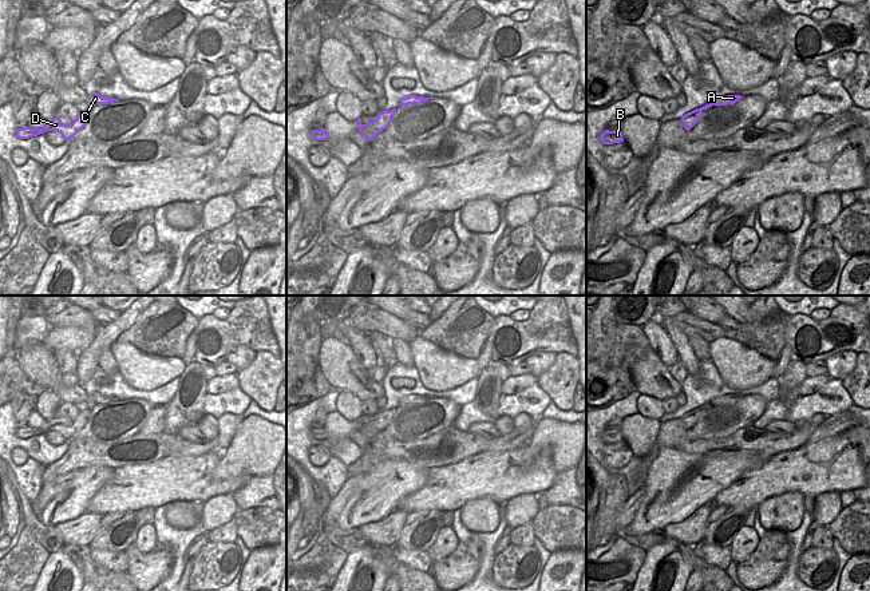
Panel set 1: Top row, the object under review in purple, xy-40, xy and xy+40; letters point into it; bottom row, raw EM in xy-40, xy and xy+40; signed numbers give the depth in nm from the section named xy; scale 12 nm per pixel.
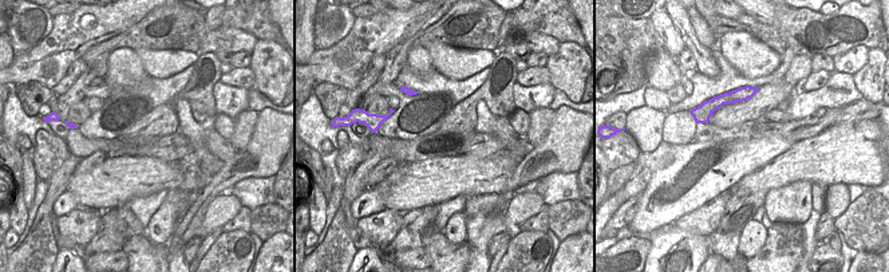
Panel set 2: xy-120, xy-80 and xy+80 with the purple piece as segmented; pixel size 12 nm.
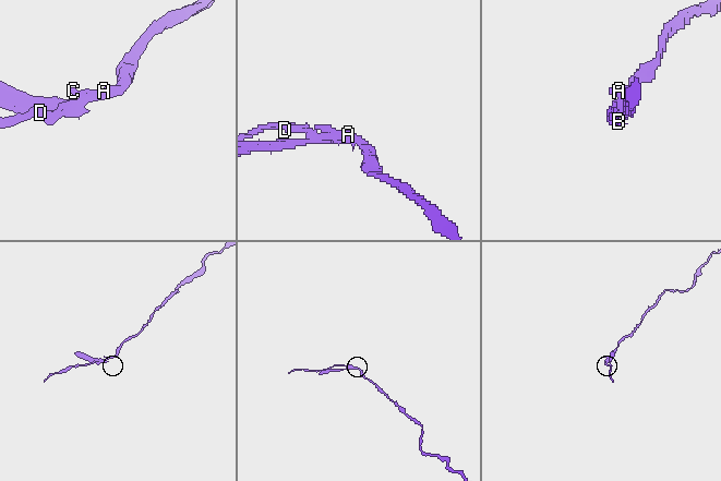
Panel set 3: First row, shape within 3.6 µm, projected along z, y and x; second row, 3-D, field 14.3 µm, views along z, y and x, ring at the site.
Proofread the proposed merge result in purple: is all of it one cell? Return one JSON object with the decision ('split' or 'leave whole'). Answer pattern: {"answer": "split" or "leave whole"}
{"answer": "split"}

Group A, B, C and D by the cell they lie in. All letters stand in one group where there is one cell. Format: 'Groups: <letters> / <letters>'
Groups: A C / B D

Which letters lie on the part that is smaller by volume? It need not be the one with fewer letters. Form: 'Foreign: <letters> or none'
Foreign: B, D

